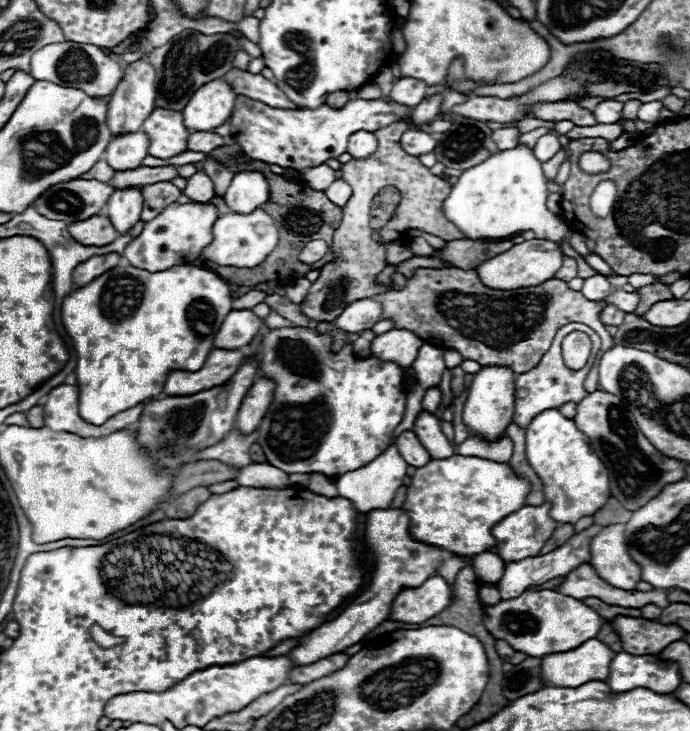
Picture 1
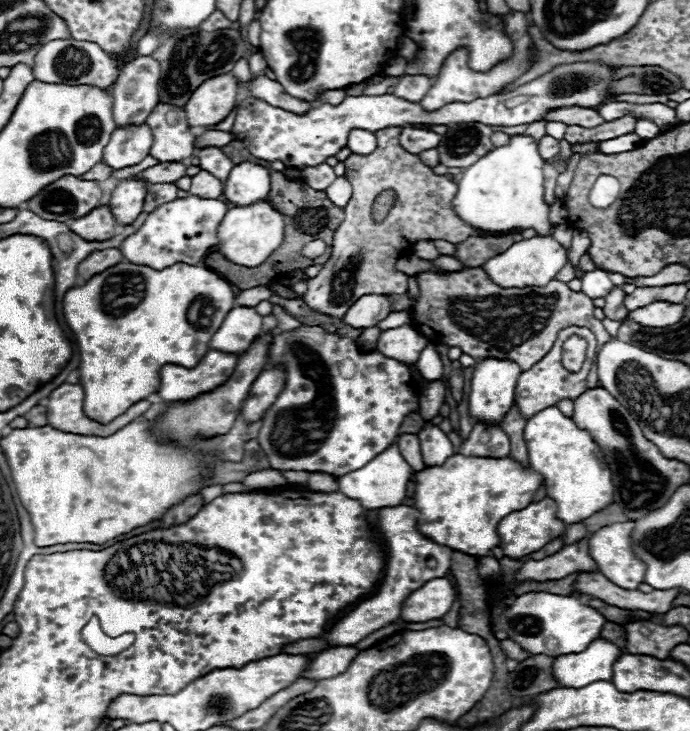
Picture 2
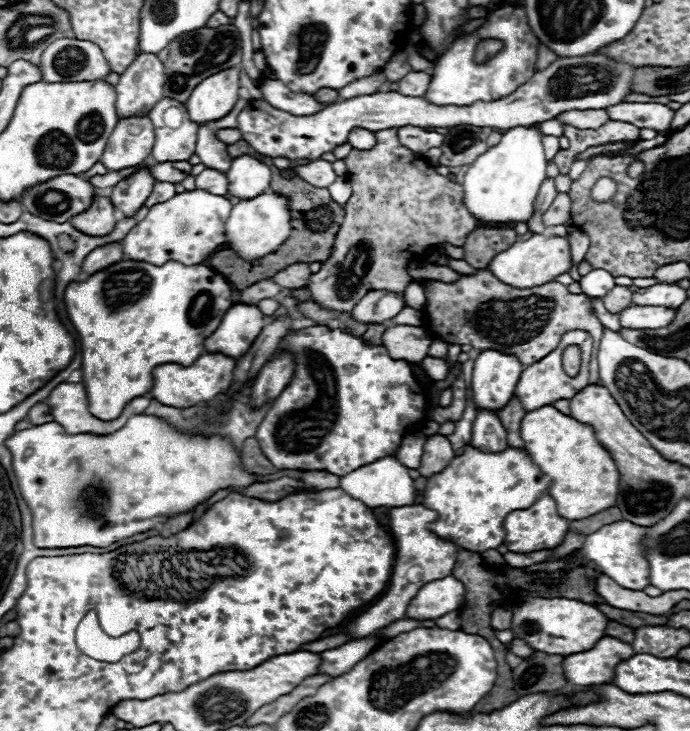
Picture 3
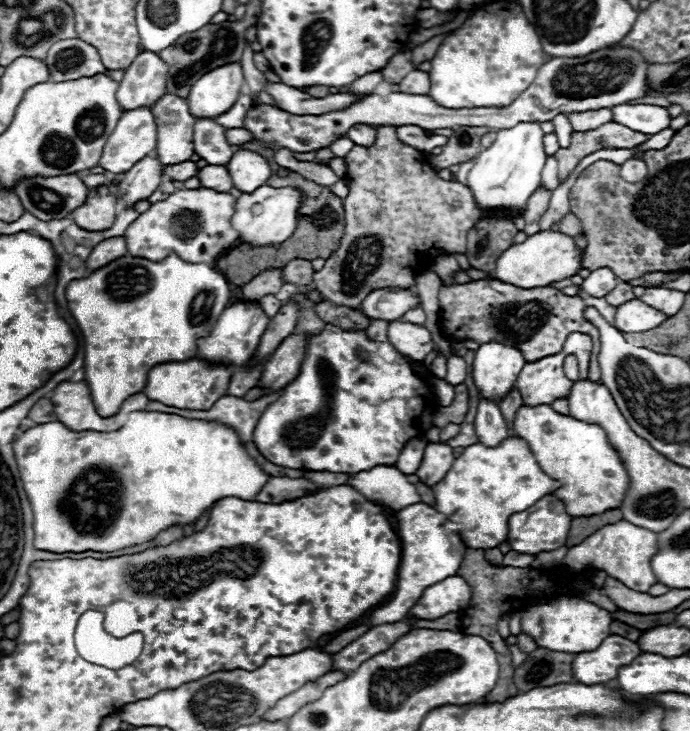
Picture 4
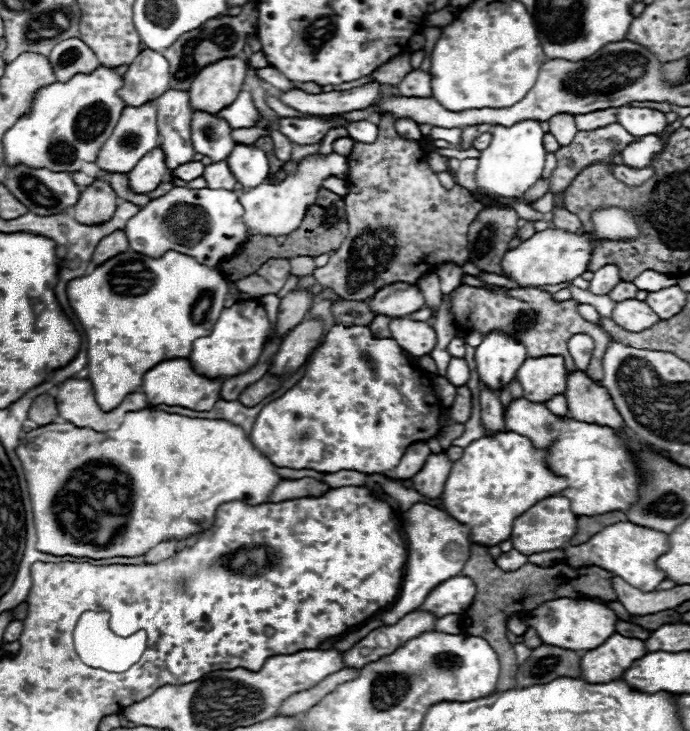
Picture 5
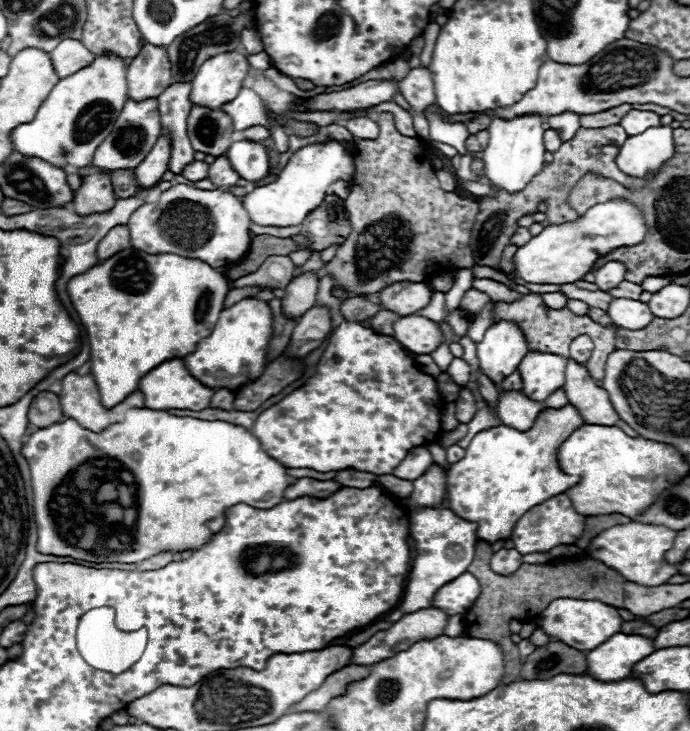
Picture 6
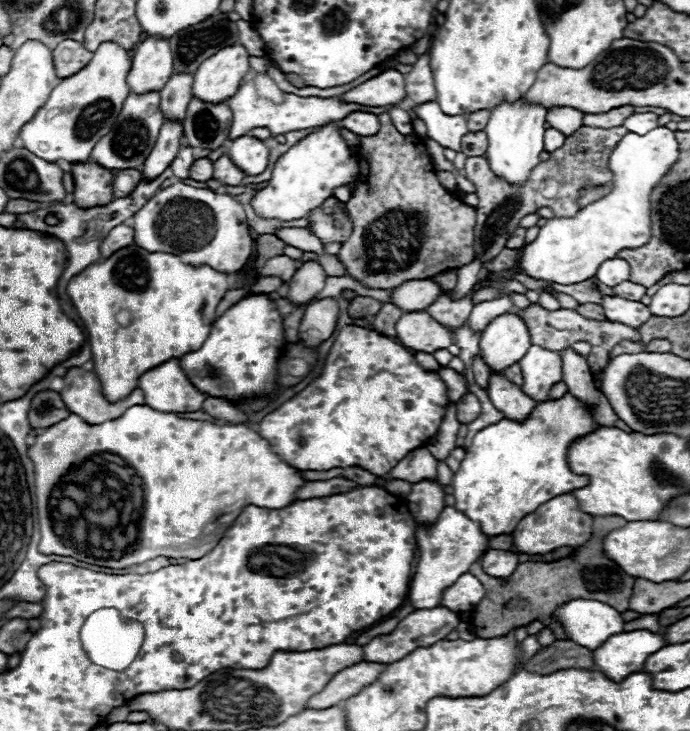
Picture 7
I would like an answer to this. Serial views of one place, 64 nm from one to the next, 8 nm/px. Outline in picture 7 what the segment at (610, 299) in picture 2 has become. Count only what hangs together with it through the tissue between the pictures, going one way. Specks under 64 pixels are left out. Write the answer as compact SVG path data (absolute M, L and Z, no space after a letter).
M622 282L614 288L614 294L622 296L626 300L640 300L646 294L646 288L642 284L636 284L636 282Z

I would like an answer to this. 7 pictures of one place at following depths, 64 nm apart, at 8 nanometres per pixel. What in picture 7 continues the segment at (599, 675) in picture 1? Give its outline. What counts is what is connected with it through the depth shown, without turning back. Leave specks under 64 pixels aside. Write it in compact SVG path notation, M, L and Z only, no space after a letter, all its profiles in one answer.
M632 630L632 632L622 632L622 634L614 634L606 640L604 646L596 648L596 670L602 670L608 678L622 682L628 674L638 672L644 662L648 660L650 654L658 652L660 648L664 648L668 642L664 640L664 632L650 632L650 630Z

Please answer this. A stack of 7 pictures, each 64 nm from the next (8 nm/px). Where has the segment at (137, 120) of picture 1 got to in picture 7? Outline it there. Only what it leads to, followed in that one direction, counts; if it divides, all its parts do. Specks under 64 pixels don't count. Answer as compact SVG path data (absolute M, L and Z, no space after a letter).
M158 36L144 38L134 56L132 72L128 74L128 86L132 92L162 90L174 72L174 56L170 42Z

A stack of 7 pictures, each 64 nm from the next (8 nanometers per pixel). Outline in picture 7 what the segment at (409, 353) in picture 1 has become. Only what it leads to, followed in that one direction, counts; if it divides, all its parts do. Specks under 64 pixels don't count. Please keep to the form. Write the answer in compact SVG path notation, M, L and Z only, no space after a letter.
M426 310L402 314L396 322L396 338L402 346L428 354L434 354L436 350L448 348L452 344L450 330L436 322Z

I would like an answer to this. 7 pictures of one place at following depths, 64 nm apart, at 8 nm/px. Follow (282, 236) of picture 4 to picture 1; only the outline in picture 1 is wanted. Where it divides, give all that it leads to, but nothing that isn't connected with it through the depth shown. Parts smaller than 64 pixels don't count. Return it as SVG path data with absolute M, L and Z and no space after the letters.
M256 208L250 214L236 214L228 212L220 216L212 228L214 240L212 244L200 254L202 260L214 260L220 266L238 266L238 268L254 268L266 260L266 256L276 248L280 242L276 220L266 214L262 208Z

